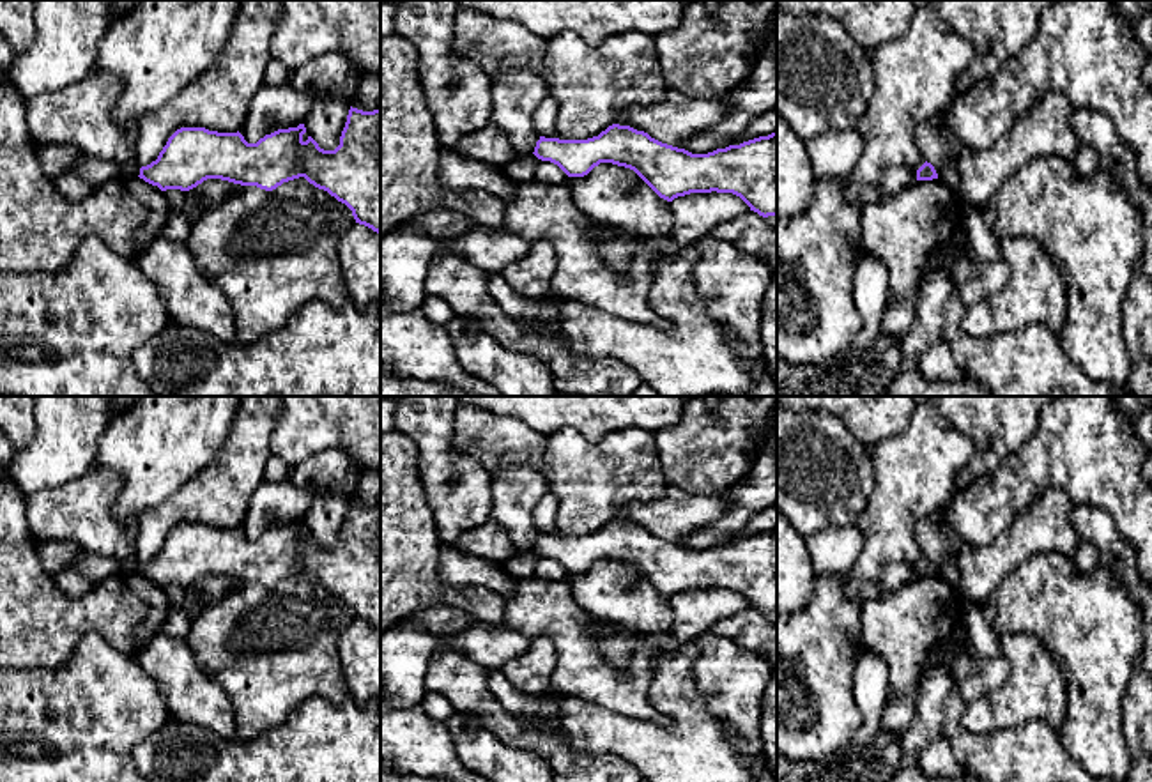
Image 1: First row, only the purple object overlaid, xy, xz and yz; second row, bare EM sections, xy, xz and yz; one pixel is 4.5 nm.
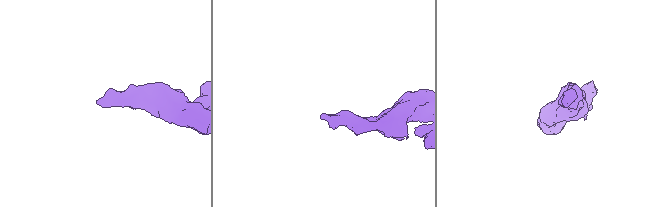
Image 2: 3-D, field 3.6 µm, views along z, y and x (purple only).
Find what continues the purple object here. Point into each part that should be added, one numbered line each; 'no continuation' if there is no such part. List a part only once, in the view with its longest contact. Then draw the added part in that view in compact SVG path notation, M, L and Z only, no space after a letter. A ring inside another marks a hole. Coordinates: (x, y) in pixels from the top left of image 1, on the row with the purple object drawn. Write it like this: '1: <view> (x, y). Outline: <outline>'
no continuation

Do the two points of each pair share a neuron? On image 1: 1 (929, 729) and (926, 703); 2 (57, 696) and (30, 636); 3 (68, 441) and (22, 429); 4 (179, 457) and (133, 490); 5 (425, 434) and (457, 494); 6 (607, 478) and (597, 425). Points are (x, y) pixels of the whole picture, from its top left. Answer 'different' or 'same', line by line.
1: same
2: different
3: different
4: same
5: same
6: different

